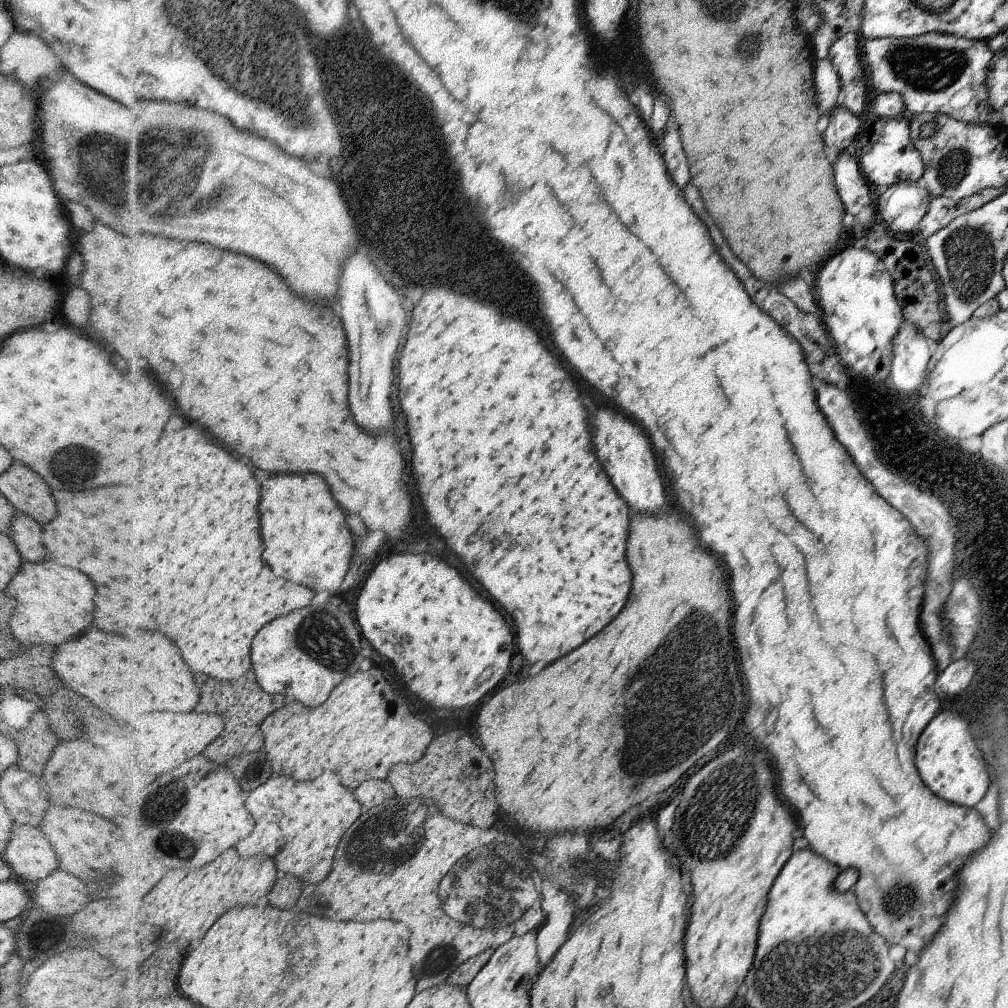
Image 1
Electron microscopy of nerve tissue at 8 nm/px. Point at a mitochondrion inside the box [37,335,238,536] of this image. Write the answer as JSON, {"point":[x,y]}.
{"point":[72,461]}

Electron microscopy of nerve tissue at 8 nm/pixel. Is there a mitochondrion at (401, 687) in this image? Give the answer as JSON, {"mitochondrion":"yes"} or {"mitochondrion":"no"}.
{"mitochondrion":"no"}

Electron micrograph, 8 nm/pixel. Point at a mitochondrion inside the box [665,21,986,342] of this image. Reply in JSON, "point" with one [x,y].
{"point":[928,69]}

